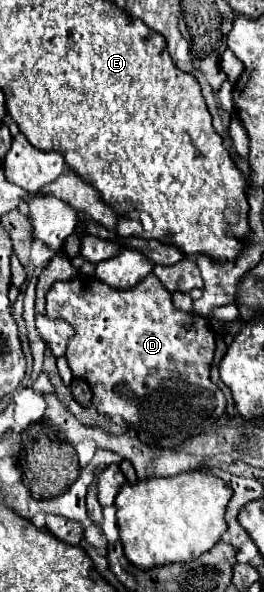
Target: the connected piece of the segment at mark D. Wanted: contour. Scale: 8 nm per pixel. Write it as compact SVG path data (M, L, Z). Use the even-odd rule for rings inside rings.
M88 275L54 283L46 295L46 317L68 321L76 329L66 349L68 367L74 379L86 379L90 385L92 405L98 413L108 419L122 417L128 427L138 429L142 443L160 449L178 447L186 439L210 429L224 415L226 397L210 381L210 365L216 351L210 321L176 309L172 295L154 275L144 277L138 285L124 291L112 289Z

